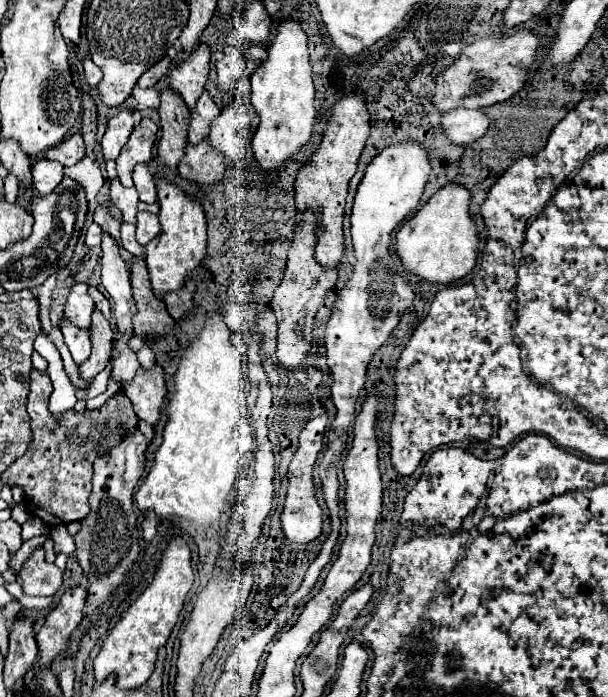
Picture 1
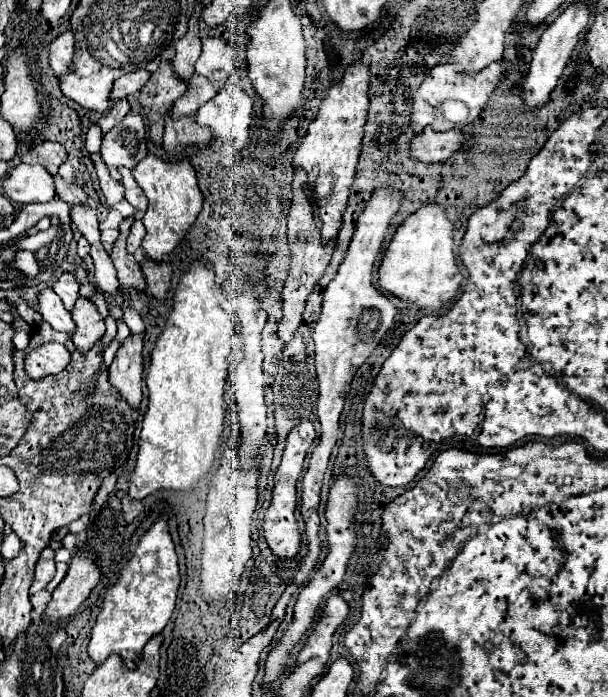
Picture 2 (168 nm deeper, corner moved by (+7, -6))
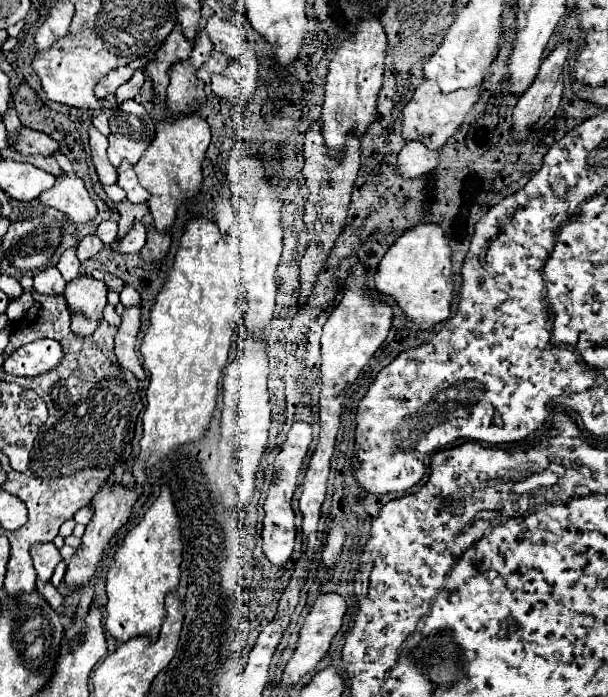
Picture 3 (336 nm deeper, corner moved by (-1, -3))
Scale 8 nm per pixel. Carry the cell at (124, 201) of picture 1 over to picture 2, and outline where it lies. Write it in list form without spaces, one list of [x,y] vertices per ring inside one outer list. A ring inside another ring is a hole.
[[[90,153],[90,159],[94,163],[94,169],[96,169],[96,175],[98,175],[98,181],[100,181],[100,189],[106,197],[106,203],[112,207],[114,203],[124,199],[124,187],[110,177],[110,173],[108,173],[108,169],[106,169],[106,165],[104,165],[104,161],[98,153]]]

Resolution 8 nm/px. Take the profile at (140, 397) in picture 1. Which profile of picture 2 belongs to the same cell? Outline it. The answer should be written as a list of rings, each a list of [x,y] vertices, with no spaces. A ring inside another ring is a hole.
[[[142,333],[128,335],[110,365],[110,385],[118,389],[132,407],[142,401]]]

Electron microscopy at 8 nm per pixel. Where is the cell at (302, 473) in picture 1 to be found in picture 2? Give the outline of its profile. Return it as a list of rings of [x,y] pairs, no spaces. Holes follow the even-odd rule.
[[[308,421],[298,423],[296,427],[292,427],[290,433],[288,433],[288,439],[286,439],[286,447],[284,447],[284,453],[282,453],[280,467],[274,473],[272,503],[264,513],[262,531],[264,531],[264,539],[266,539],[268,547],[270,547],[270,551],[278,559],[294,557],[298,553],[298,547],[300,547],[300,531],[298,531],[298,521],[294,517],[294,511],[296,511],[296,481],[298,481],[298,475],[300,475],[302,465],[304,465],[304,457],[306,457],[306,453],[310,449],[314,437],[316,437],[314,425],[308,423]]]

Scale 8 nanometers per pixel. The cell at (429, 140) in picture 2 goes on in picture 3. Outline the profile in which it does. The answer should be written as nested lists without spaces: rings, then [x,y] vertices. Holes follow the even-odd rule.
[[[410,140],[398,154],[398,170],[404,178],[430,174],[440,162],[440,150],[430,150],[420,140]]]

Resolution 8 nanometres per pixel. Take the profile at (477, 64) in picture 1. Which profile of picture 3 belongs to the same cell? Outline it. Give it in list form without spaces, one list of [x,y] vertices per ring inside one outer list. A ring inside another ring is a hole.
[[[424,80],[408,106],[402,110],[402,136],[406,140],[420,140],[428,148],[440,148],[464,122],[464,116],[470,112],[470,108],[478,102],[480,98],[480,86],[464,88],[464,90],[454,90],[454,92],[440,92],[436,80]]]

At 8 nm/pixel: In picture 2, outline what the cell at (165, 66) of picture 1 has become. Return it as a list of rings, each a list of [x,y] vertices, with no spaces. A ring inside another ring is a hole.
[[[140,69],[140,71],[132,71],[128,75],[122,75],[120,79],[116,79],[116,83],[112,85],[112,95],[110,99],[112,101],[118,101],[118,99],[124,99],[128,95],[136,95],[140,91],[140,87],[146,83],[146,79],[150,77],[148,71]]]

